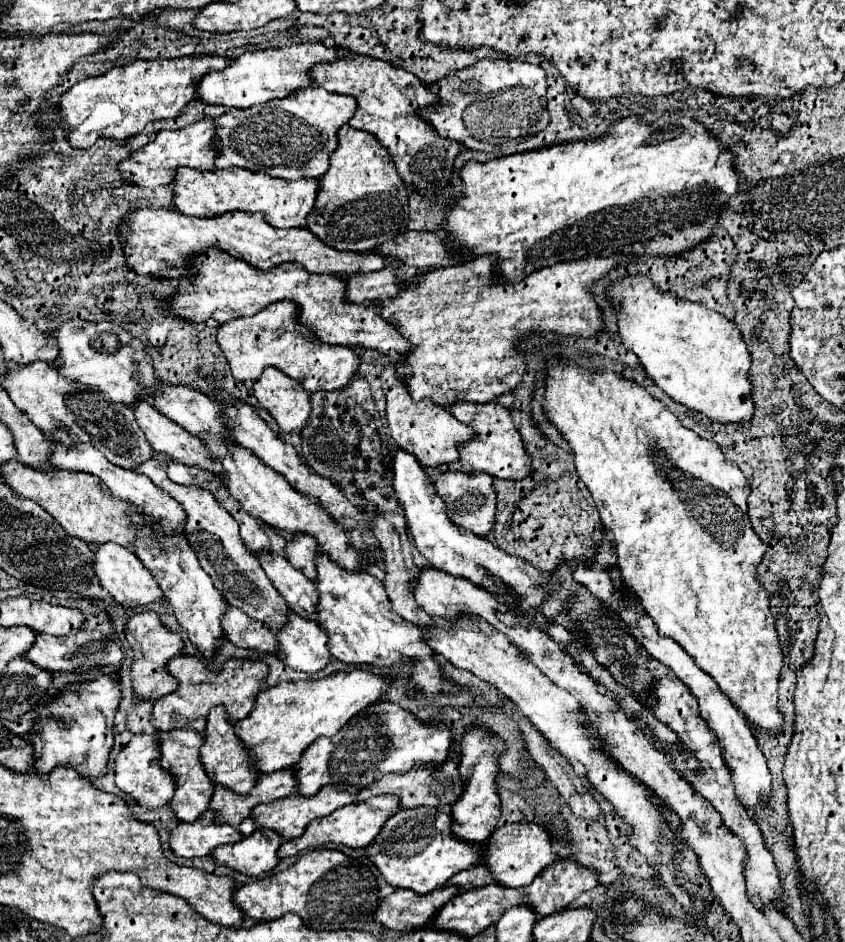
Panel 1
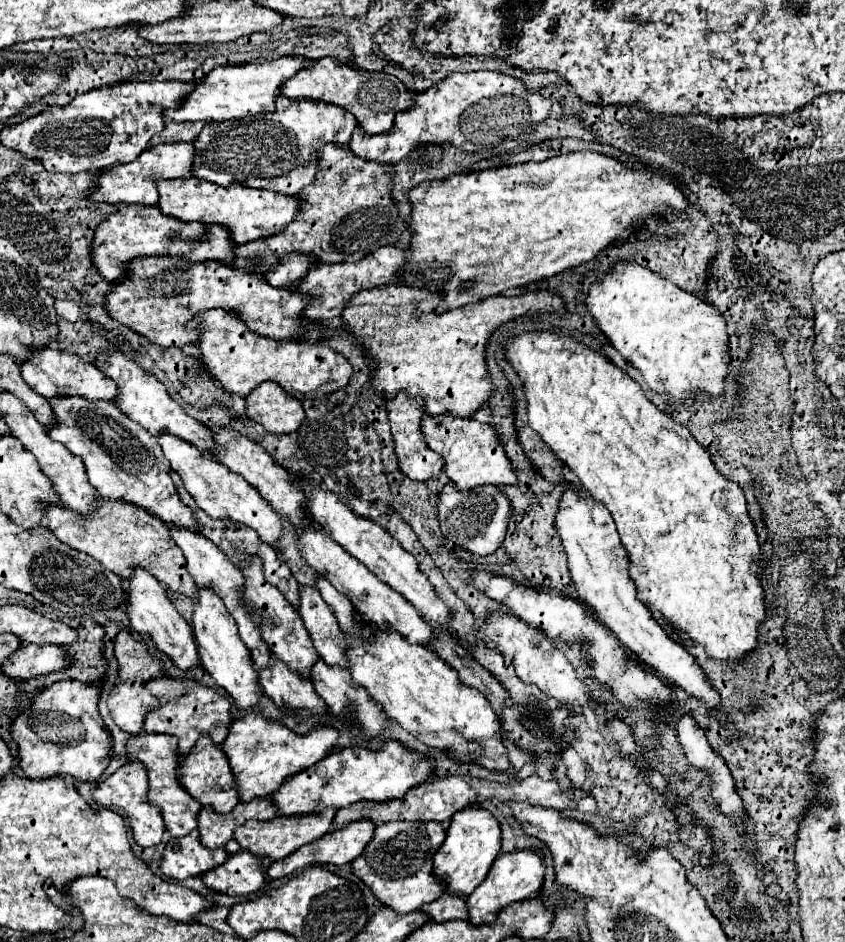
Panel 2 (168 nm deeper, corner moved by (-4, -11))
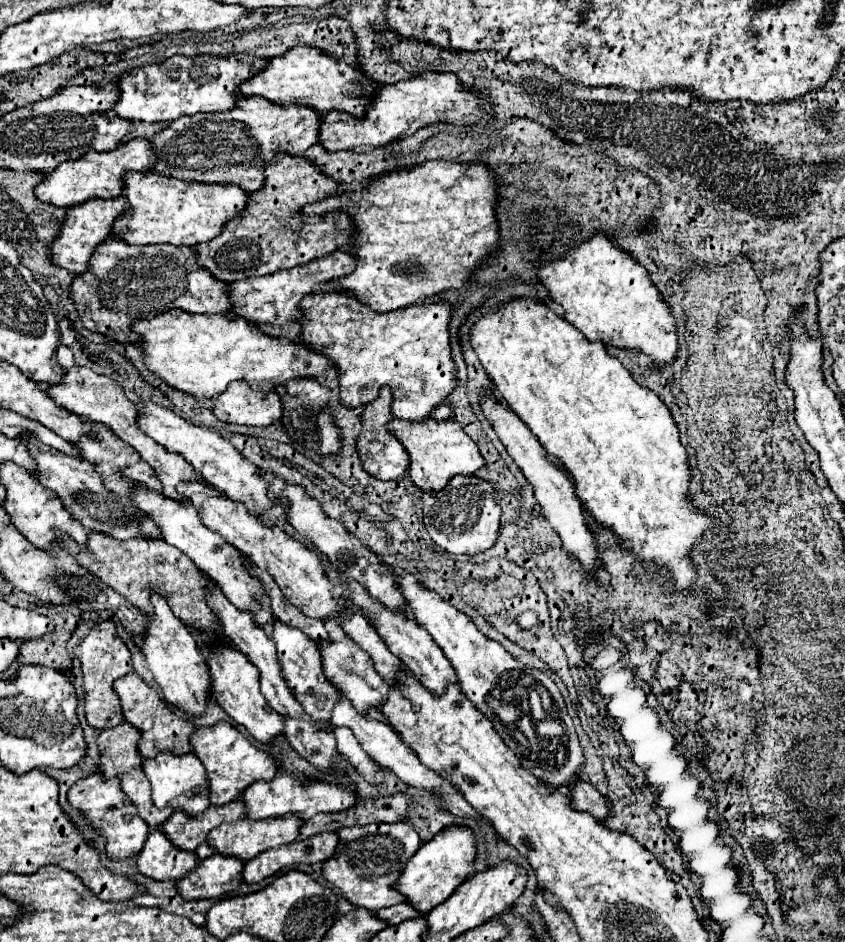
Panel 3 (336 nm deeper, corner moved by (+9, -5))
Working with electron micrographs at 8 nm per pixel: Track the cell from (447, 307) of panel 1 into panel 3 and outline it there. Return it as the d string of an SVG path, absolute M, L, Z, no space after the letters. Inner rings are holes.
M318 292L300 300L300 312L302 342L336 364L340 404L346 408L368 404L382 386L390 386L392 416L418 422L426 420L456 386L456 366L448 344L450 304L412 304L378 314L344 292Z

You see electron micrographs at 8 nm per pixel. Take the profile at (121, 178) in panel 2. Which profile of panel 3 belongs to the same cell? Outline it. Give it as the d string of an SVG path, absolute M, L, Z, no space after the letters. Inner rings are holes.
M136 138L108 152L86 152L76 160L68 160L60 164L54 172L44 174L42 182L36 186L36 198L44 204L54 204L60 208L68 208L72 204L80 204L88 198L116 198L122 194L122 174L128 170L150 170L154 164L152 148L148 140Z

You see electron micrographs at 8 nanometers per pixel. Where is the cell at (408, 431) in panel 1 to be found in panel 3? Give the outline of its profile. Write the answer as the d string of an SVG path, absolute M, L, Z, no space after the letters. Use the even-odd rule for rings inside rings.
M380 388L378 398L364 406L364 410L362 410L362 432L356 438L356 450L360 454L362 468L378 480L394 480L394 478L406 474L406 470L408 470L408 456L406 456L402 444L386 430L386 424L392 420L392 412L390 412L392 394L390 392L392 392L390 388Z

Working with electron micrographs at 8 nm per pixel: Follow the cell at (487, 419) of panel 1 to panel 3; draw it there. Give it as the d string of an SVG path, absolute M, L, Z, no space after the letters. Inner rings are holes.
M392 418L388 424L388 432L394 434L408 452L410 458L408 474L420 490L440 492L452 476L474 474L478 468L484 466L484 458L480 456L476 444L472 442L472 438L468 438L468 434L460 428L460 424L456 424L456 420L410 422Z

